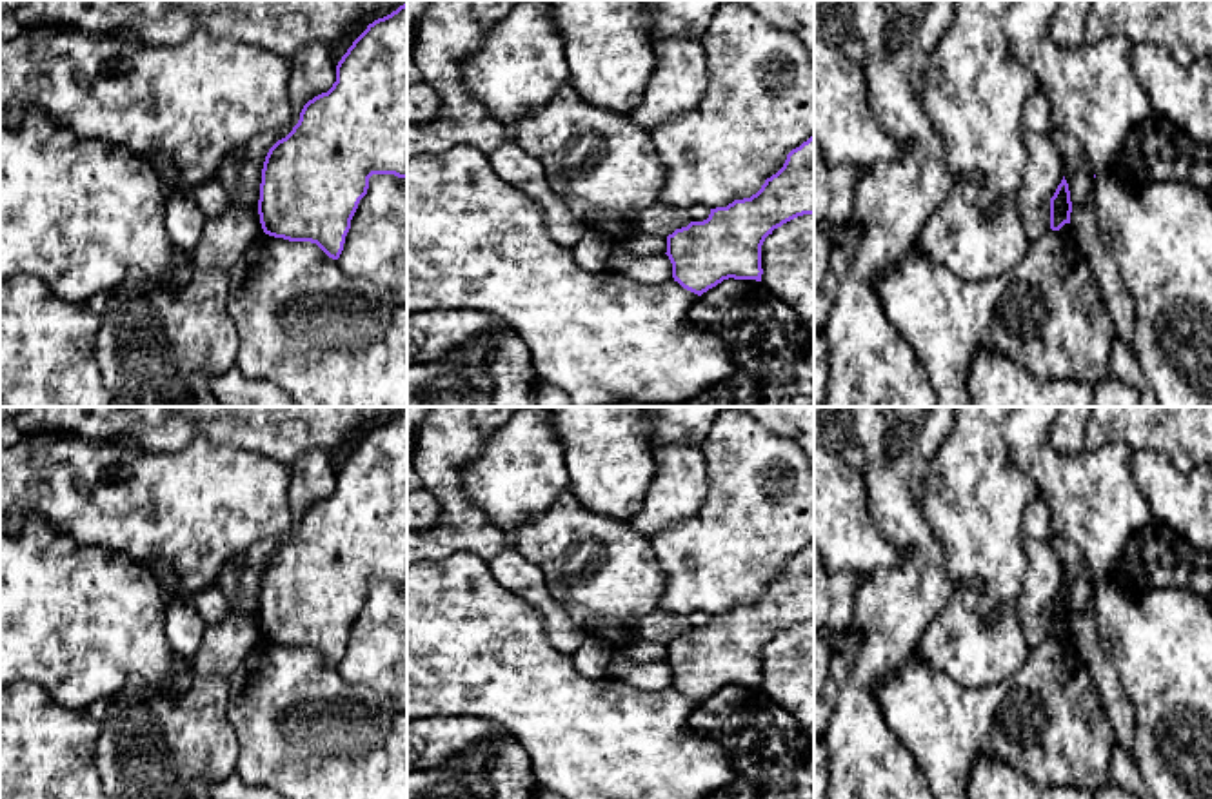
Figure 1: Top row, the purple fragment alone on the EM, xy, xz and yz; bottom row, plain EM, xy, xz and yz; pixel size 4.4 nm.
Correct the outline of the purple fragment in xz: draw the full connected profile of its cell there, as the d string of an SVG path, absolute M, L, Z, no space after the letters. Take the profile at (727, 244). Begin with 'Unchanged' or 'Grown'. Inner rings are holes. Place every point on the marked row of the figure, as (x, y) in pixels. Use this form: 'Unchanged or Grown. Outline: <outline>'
Unchanged. Outline: M814 134L787 154L783 167L756 194L710 209L707 220L690 222L667 236L665 254L672 263L674 281L698 296L729 278L761 281L765 238L803 214L814 214Z

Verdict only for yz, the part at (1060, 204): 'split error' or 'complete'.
complete

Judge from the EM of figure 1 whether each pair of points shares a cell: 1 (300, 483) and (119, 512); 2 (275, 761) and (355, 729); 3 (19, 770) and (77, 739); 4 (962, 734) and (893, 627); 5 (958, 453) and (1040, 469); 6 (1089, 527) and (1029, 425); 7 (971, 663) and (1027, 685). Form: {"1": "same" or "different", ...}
{"1": "different", "2": "same", "3": "same", "4": "different", "5": "different", "6": "same", "7": "different"}

